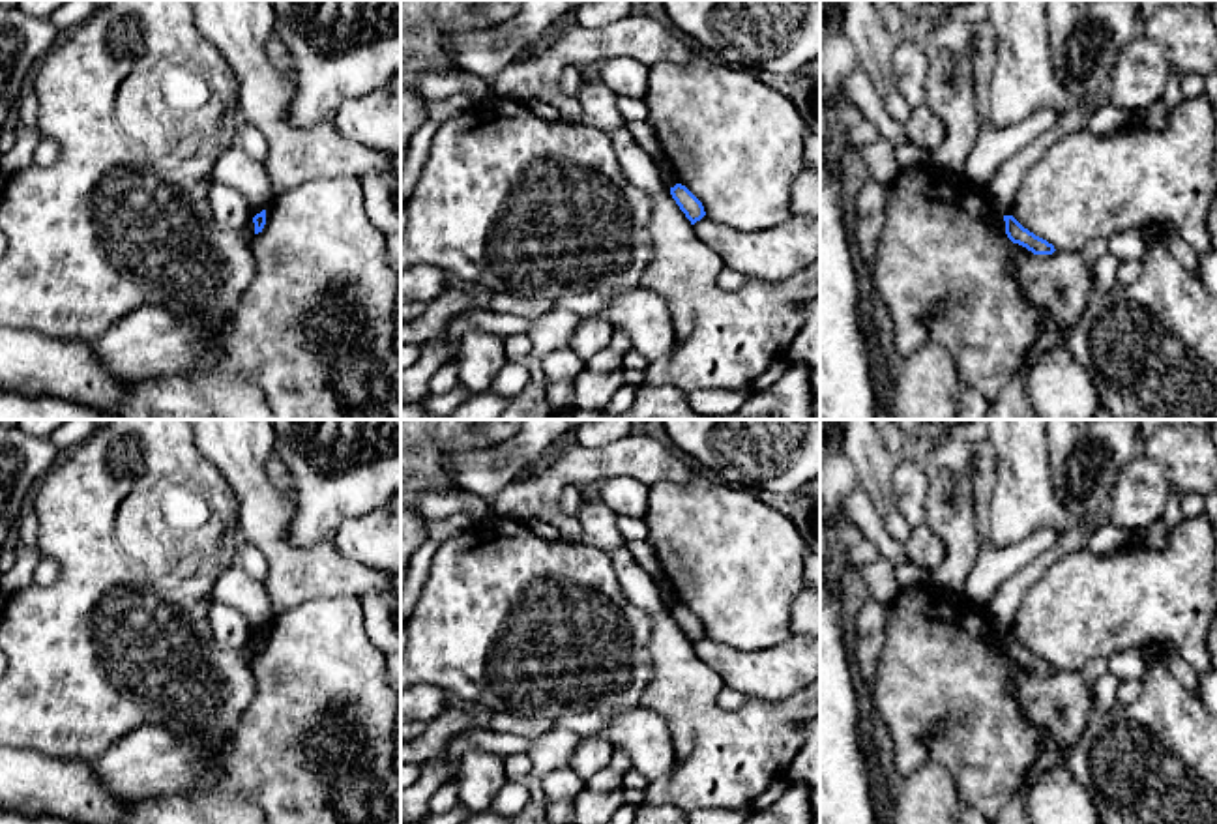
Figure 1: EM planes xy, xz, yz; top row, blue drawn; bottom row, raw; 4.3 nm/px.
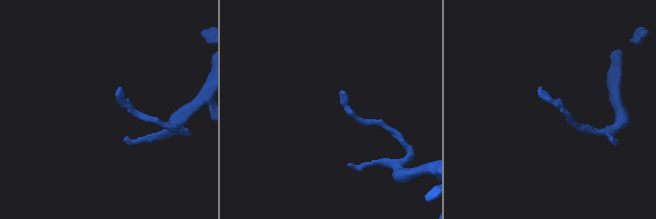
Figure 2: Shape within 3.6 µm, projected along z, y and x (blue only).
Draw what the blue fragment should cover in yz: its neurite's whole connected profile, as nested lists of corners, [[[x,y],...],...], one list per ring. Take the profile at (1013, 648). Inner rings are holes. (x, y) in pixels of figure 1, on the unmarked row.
[[[1004,635],[1005,654],[1013,663],[1019,663],[1034,674],[1052,674],[1056,669],[1047,659],[1024,648],[1013,635]]]

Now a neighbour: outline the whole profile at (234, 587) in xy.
[[[236,560],[215,581],[212,603],[225,603],[238,609],[251,629],[260,633],[271,620],[271,601],[266,584],[253,579]]]

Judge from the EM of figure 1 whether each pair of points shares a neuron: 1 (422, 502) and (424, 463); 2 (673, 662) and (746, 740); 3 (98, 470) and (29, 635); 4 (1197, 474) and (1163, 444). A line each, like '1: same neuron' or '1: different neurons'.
1: different neurons
2: same neuron
3: same neuron
4: same neuron

